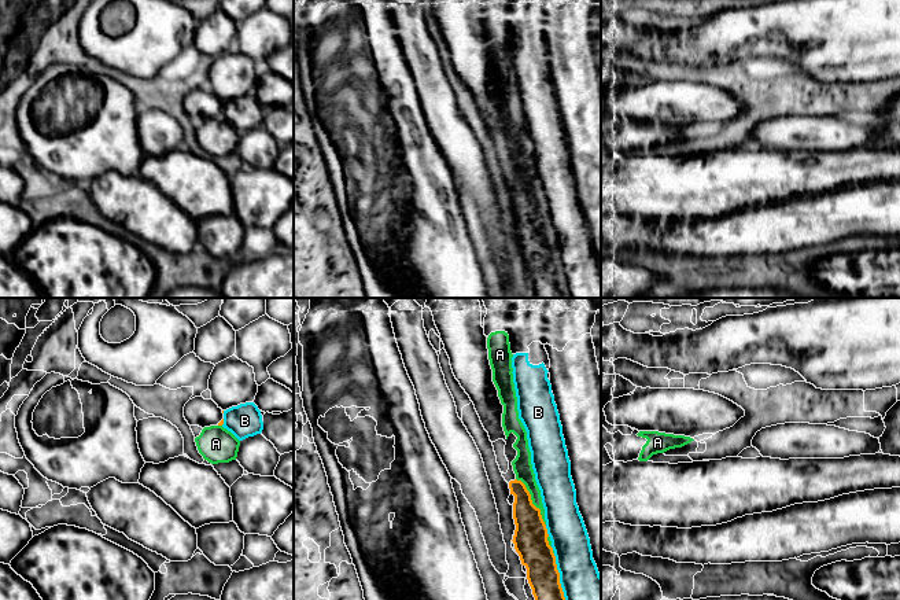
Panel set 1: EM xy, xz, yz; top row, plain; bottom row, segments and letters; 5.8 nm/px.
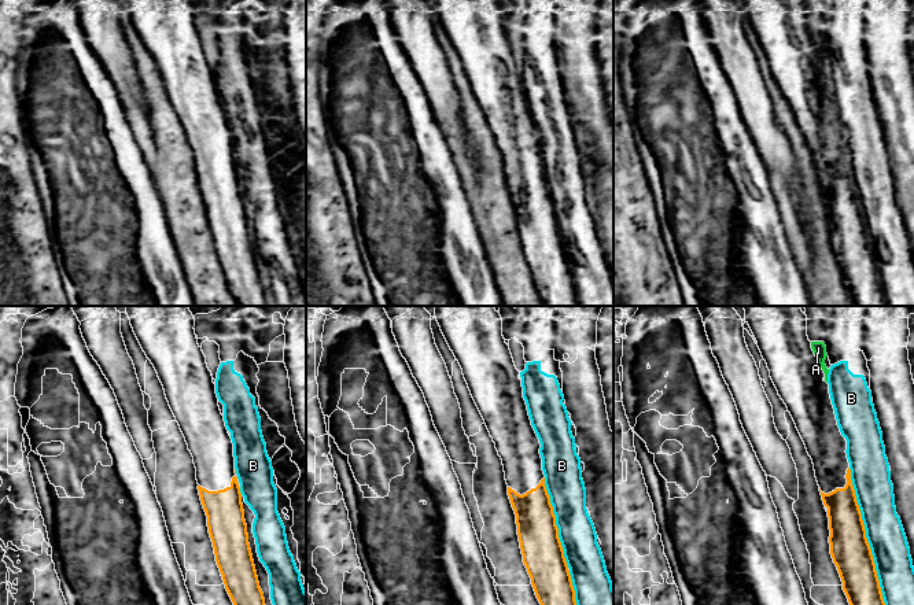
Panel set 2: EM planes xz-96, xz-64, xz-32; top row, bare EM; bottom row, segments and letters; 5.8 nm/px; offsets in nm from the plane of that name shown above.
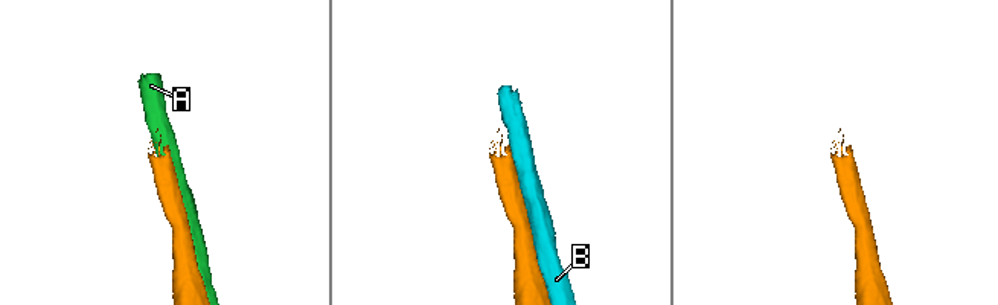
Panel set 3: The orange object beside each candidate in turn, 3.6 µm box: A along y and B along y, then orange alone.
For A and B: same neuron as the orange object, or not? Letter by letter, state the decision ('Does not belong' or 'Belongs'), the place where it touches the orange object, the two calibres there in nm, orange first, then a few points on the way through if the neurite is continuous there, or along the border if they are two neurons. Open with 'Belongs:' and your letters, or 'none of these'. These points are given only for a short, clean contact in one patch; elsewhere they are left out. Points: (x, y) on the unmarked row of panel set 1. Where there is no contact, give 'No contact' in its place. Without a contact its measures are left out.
Belongs: none of these
A: Does not belong. Touches orange at xz (531, 194). Thickness 200 nm (orange) against 110 nm
B: Does not belong. Touches orange at xz (559, 272). Thickness 190 nm (orange) against 320 nm

